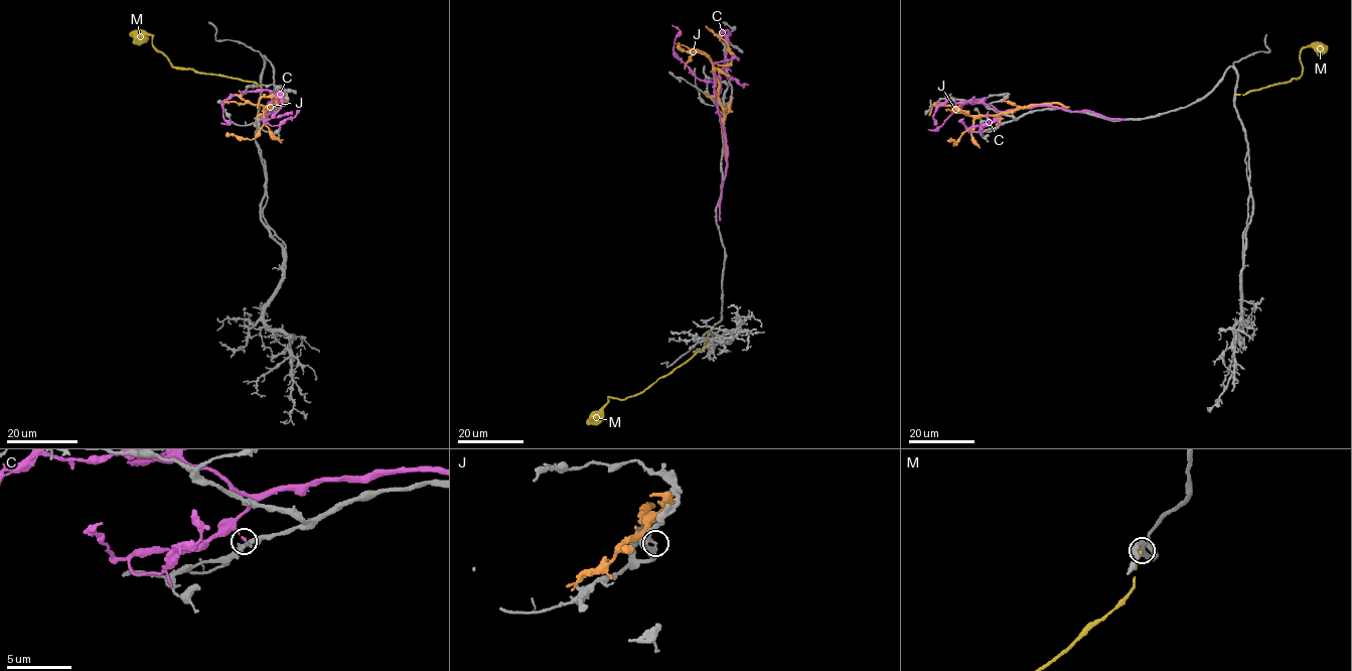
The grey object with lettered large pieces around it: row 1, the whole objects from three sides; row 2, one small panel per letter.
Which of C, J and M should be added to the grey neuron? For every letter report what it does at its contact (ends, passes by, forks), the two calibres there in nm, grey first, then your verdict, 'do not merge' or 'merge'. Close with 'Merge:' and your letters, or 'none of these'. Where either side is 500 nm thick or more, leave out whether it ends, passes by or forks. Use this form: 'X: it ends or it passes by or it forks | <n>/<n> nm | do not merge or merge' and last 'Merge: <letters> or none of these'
C: it ends | 140/130 nm | do not merge
J: it ends | 400/340 nm | do not merge
M: it ends | 360/280 nm | do not merge
Merge: none of these

